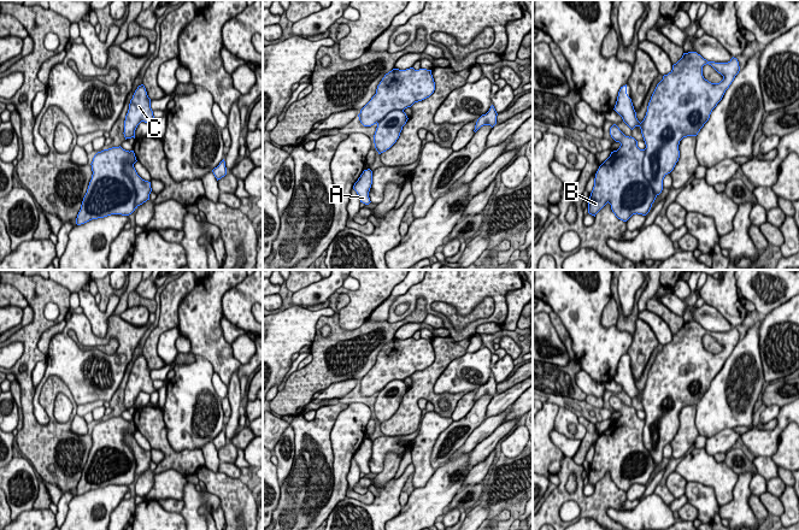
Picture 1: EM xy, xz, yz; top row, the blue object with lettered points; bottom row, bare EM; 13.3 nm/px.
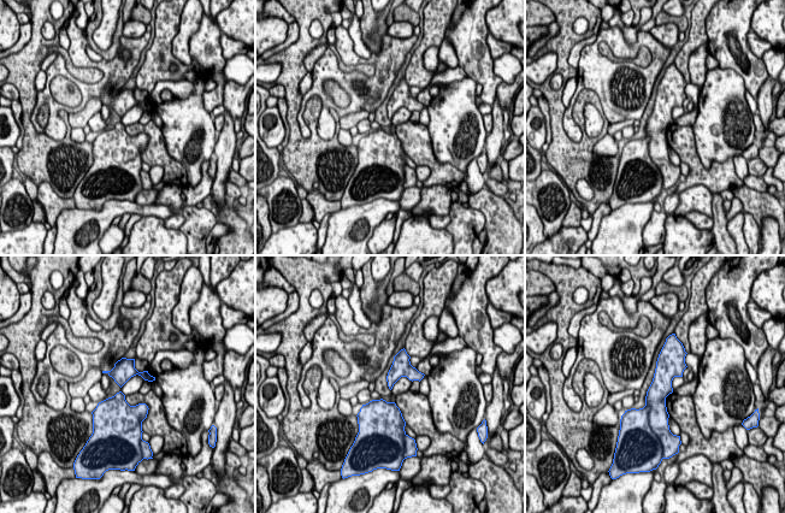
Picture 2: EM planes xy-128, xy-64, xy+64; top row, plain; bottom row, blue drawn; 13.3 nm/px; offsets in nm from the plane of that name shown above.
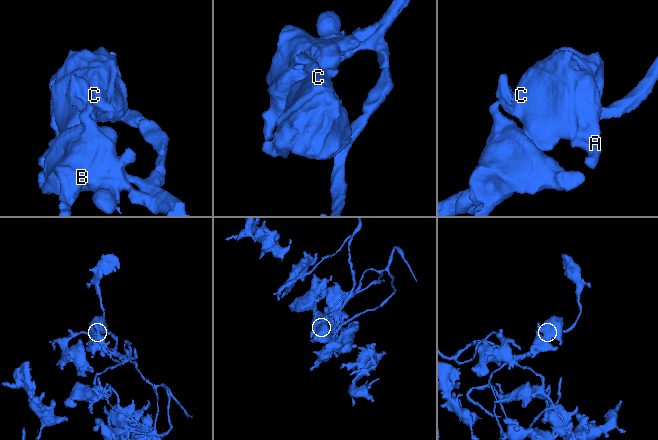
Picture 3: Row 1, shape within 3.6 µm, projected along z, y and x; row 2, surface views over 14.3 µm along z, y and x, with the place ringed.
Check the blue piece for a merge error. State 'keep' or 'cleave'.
keep

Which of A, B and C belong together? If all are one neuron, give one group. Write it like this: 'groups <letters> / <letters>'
groups A B C

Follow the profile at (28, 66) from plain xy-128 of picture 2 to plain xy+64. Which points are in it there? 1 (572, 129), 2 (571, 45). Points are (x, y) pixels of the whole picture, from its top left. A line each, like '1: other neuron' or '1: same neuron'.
1: other neuron
2: same neuron

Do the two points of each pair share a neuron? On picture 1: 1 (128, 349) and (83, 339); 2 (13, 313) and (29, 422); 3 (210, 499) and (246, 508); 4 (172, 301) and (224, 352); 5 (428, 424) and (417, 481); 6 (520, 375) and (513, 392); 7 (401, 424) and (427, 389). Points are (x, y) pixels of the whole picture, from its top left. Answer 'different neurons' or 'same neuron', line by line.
1: same neuron
2: different neurons
3: different neurons
4: different neurons
5: same neuron
6: different neurons
7: same neuron

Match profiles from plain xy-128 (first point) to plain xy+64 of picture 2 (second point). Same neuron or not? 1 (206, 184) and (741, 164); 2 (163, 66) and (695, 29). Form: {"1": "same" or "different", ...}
{"1": "same", "2": "same"}

